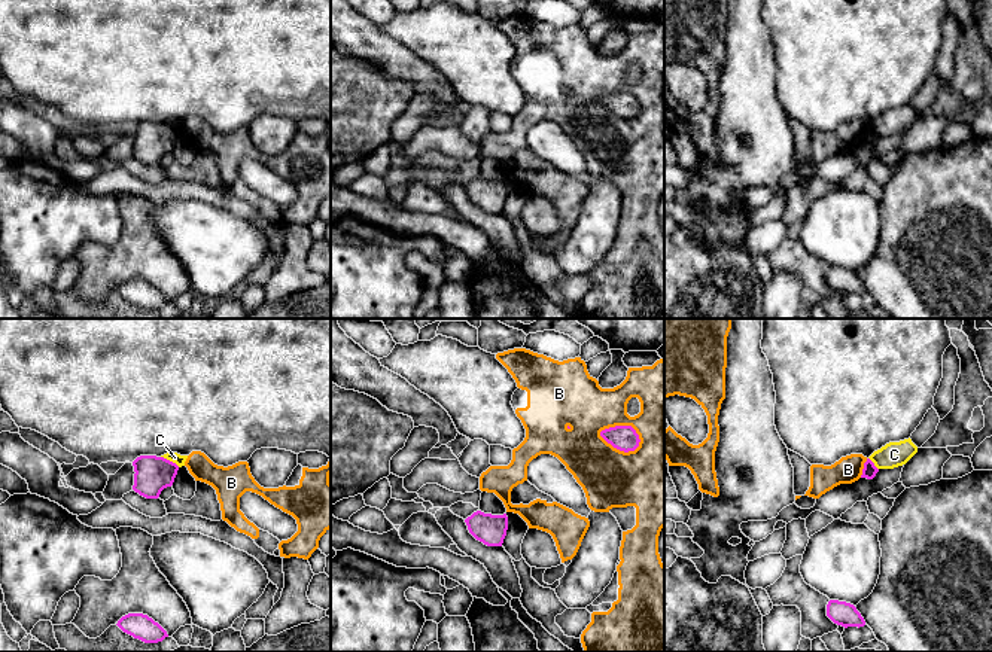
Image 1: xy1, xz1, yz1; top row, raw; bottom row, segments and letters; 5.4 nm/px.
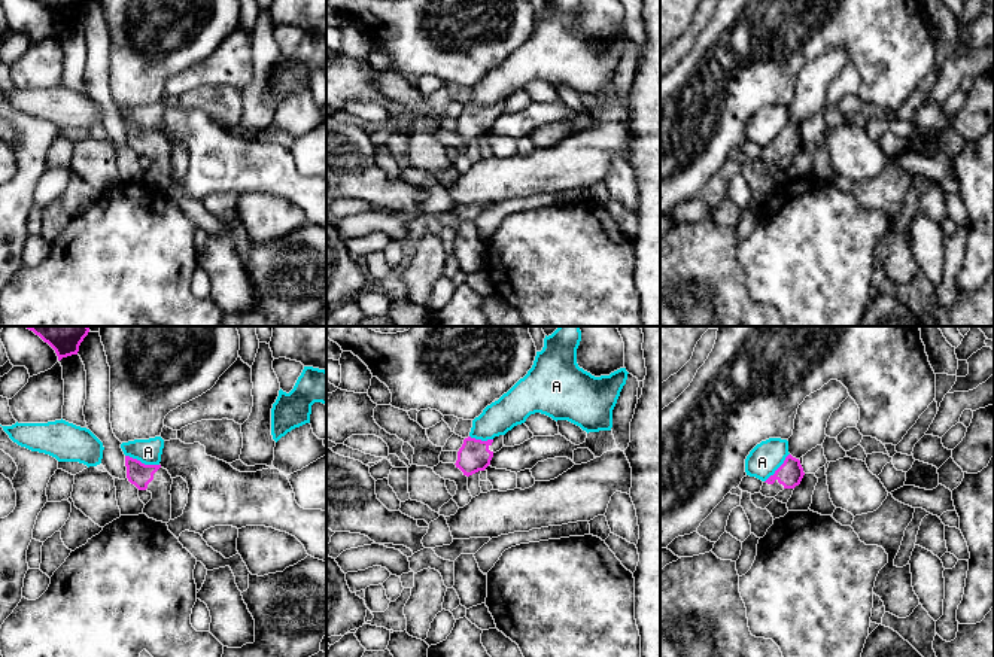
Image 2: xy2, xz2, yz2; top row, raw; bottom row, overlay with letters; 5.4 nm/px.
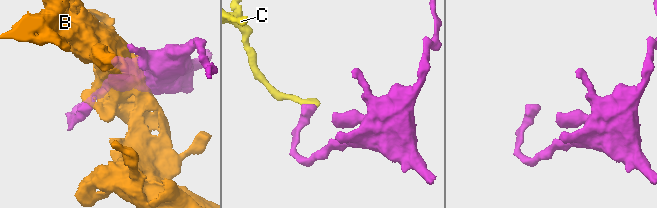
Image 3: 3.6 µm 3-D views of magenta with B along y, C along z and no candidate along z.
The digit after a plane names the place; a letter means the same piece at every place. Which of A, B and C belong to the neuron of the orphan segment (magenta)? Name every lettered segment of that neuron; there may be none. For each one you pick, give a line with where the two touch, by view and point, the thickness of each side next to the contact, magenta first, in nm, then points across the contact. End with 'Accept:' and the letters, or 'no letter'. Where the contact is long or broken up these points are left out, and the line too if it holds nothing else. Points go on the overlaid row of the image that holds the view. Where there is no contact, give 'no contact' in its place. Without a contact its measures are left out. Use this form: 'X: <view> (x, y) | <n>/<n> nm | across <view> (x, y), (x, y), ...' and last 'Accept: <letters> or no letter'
Accept: no letter

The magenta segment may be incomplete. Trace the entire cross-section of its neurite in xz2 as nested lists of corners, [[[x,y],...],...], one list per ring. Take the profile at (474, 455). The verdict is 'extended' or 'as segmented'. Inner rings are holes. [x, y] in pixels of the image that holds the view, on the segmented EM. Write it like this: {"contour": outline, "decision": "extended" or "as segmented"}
{"contour": [[[504,435],[493,439],[481,441],[475,438],[465,438],[462,447],[458,451],[456,468],[463,475],[469,477],[478,471],[484,471],[496,451],[504,447]]], "decision": "extended"}

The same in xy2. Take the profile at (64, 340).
{"contour": [[[25,326],[48,343],[57,353],[58,361],[77,355],[79,346],[88,335],[88,326]]], "decision": "as segmented"}

